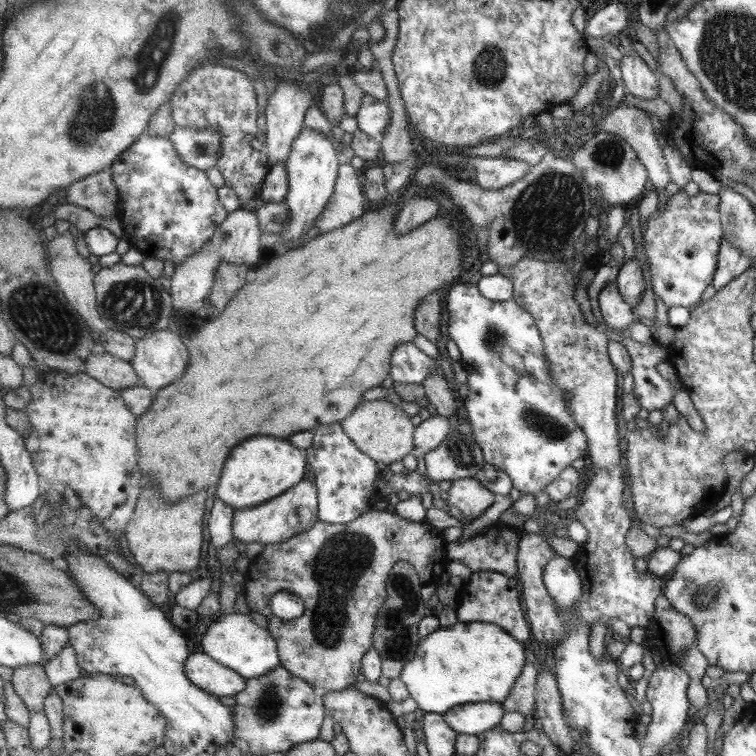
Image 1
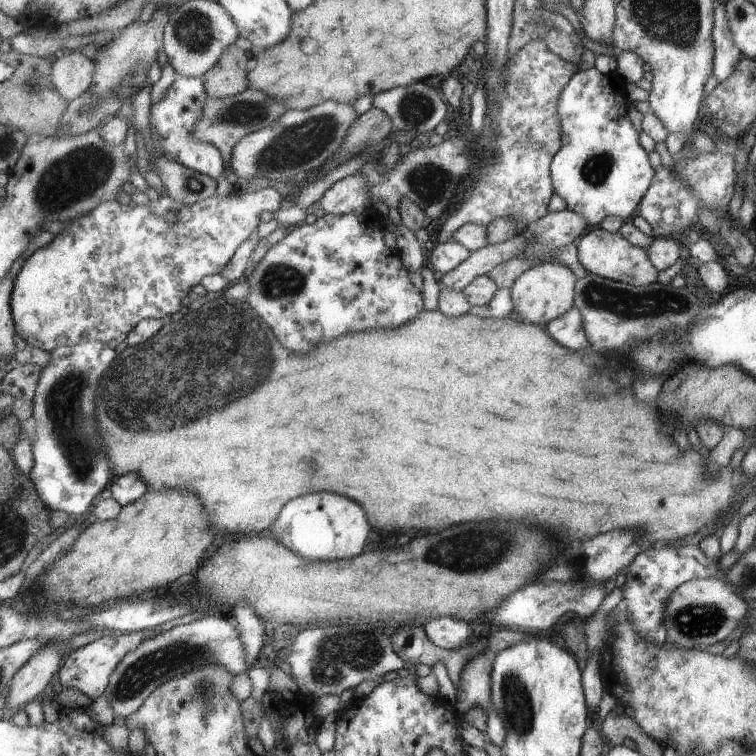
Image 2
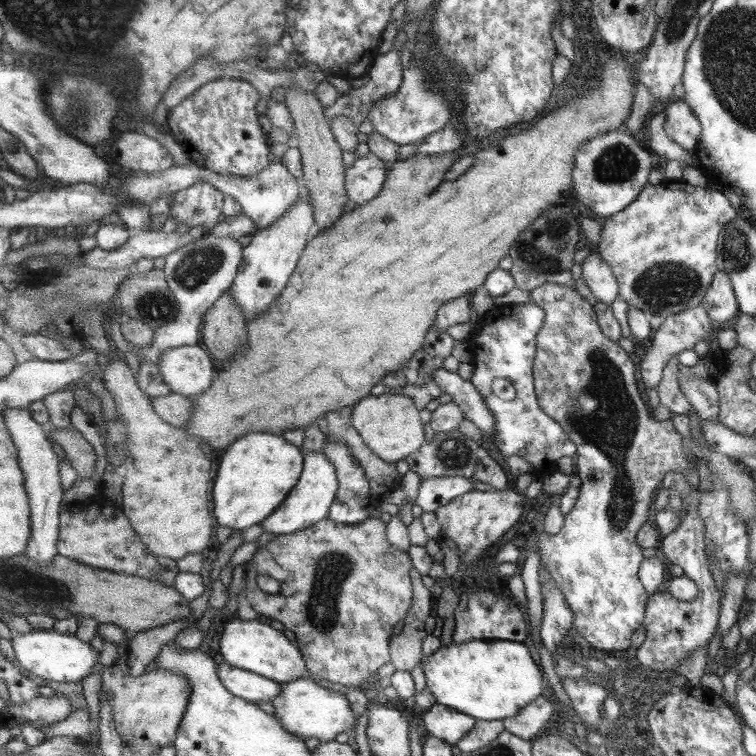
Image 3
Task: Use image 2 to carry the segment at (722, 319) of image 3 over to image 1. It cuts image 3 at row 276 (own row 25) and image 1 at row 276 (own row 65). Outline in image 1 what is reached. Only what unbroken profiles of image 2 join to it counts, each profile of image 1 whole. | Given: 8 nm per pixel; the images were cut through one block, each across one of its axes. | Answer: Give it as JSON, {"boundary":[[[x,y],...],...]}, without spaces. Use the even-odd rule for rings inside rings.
{"boundary":[[[719,241],[718,268],[715,269],[711,286],[717,292],[719,288],[723,288],[727,282],[735,278],[735,276],[739,276],[751,265],[752,261],[747,256],[739,254],[739,250],[735,250],[729,242]]]}

